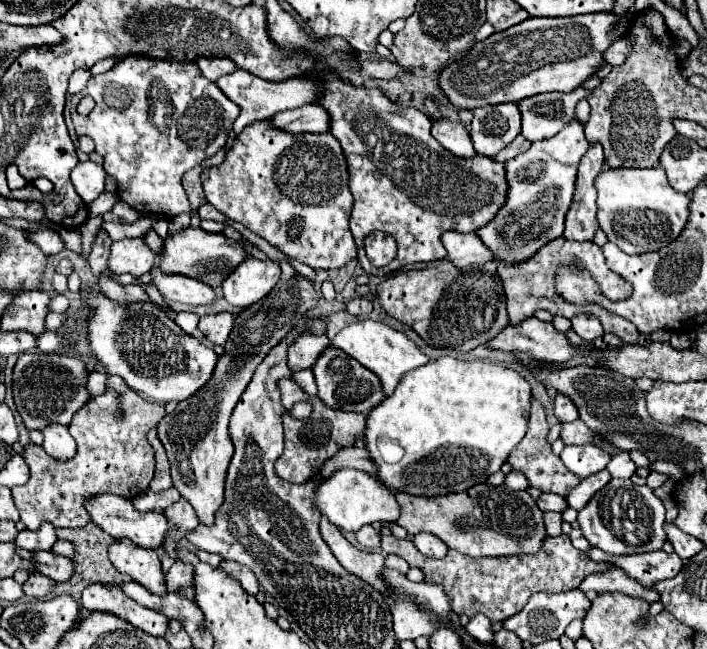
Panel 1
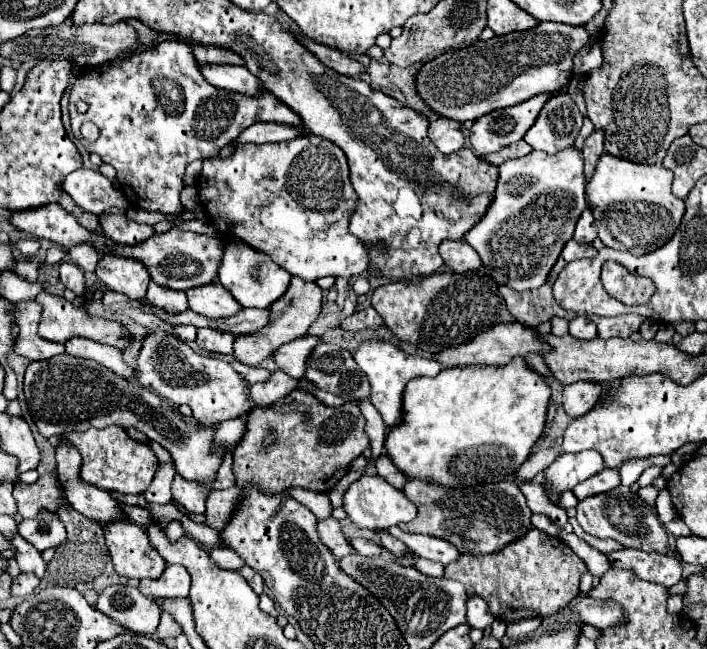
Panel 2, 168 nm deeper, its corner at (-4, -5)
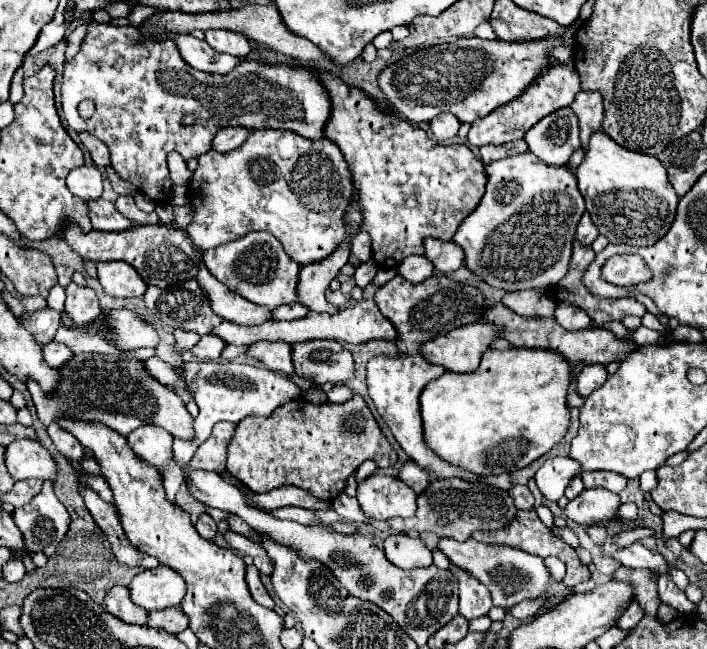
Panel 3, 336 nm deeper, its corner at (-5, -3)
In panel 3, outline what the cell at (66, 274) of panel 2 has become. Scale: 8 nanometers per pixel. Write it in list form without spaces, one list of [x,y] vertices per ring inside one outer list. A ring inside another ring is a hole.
[[[70,283],[66,287],[66,313],[78,325],[92,323],[96,315],[100,315],[96,293],[90,287],[80,287],[76,283]]]

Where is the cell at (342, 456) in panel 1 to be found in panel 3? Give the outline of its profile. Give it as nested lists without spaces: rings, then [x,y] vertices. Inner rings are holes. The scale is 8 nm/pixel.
[[[408,459],[402,469],[398,471],[398,479],[404,481],[414,493],[422,493],[426,487],[428,487],[428,481],[430,481],[430,475],[428,471],[424,471],[420,465],[412,463],[412,459]]]

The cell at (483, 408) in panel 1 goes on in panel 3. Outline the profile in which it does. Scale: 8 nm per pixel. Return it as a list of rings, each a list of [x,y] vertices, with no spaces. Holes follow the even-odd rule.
[[[488,349],[480,361],[480,367],[472,373],[450,373],[446,371],[442,377],[430,381],[422,393],[420,393],[420,413],[422,413],[422,427],[424,427],[424,441],[430,449],[436,451],[436,455],[440,459],[444,459],[446,463],[454,463],[458,467],[464,467],[466,471],[474,473],[474,475],[502,475],[502,473],[510,473],[514,469],[522,469],[526,465],[530,465],[532,461],[536,461],[538,457],[542,457],[544,453],[548,453],[564,435],[570,423],[570,415],[568,415],[568,407],[566,407],[566,389],[570,385],[570,365],[564,361],[564,357],[560,357],[554,351],[538,351],[538,349],[508,349],[508,351],[496,351],[496,349]],[[476,443],[502,443],[502,445],[476,445]],[[520,443],[530,443],[532,451],[526,451],[524,445]]]

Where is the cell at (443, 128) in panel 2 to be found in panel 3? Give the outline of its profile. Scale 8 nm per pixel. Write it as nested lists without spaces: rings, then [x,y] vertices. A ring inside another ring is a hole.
[[[442,113],[430,121],[430,129],[438,143],[450,143],[458,135],[460,121],[452,113]]]

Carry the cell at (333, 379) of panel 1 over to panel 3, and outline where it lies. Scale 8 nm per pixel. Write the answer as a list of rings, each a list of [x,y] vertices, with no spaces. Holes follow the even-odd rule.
[[[308,341],[292,345],[296,375],[316,383],[344,385],[354,375],[354,357],[338,341]]]

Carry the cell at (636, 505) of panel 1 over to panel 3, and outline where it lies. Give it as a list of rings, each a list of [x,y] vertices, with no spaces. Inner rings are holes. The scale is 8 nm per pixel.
[[[584,489],[576,499],[572,499],[564,513],[568,519],[580,525],[596,523],[622,523],[618,517],[620,497],[608,489]]]

